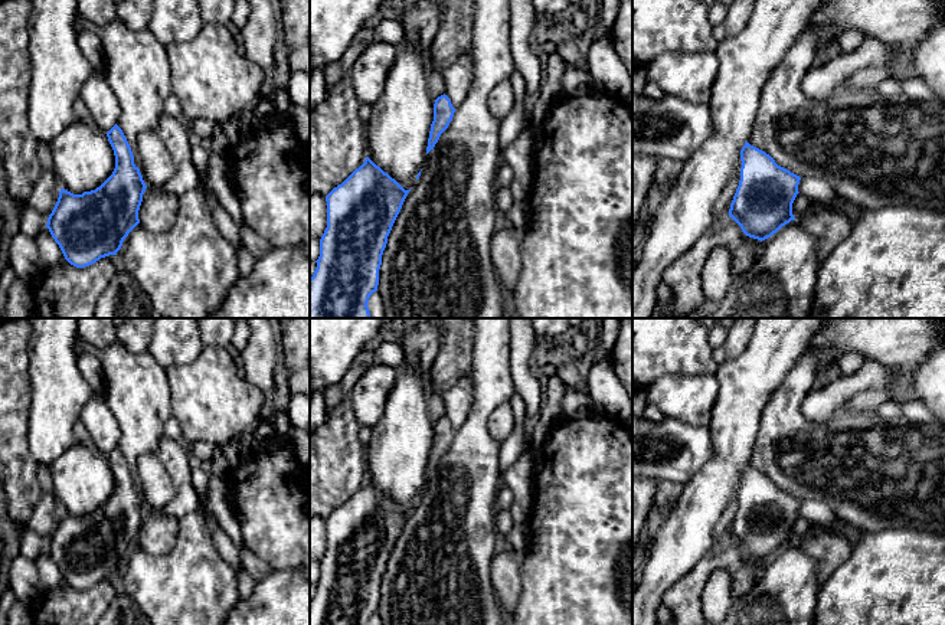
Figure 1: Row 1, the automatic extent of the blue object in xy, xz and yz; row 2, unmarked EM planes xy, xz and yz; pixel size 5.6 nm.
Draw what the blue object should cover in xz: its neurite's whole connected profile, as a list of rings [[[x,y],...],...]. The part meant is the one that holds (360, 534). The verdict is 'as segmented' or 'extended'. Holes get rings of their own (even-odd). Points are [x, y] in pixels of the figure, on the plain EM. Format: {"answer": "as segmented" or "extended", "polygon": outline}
{"answer": "as segmented", "polygon": [[[369,480],[327,518],[327,550],[320,562],[317,590],[310,601],[310,625],[369,625],[379,608],[388,559],[409,513]]]}

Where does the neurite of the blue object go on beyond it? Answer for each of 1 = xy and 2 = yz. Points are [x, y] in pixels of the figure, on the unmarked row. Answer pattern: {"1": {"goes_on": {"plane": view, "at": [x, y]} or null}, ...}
{"1": {"goes_on": null}, "2": {"goes_on": null}}

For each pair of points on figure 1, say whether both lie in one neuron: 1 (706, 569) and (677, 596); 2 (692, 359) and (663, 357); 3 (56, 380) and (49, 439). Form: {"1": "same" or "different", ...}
{"1": "same", "2": "same", "3": "same"}

